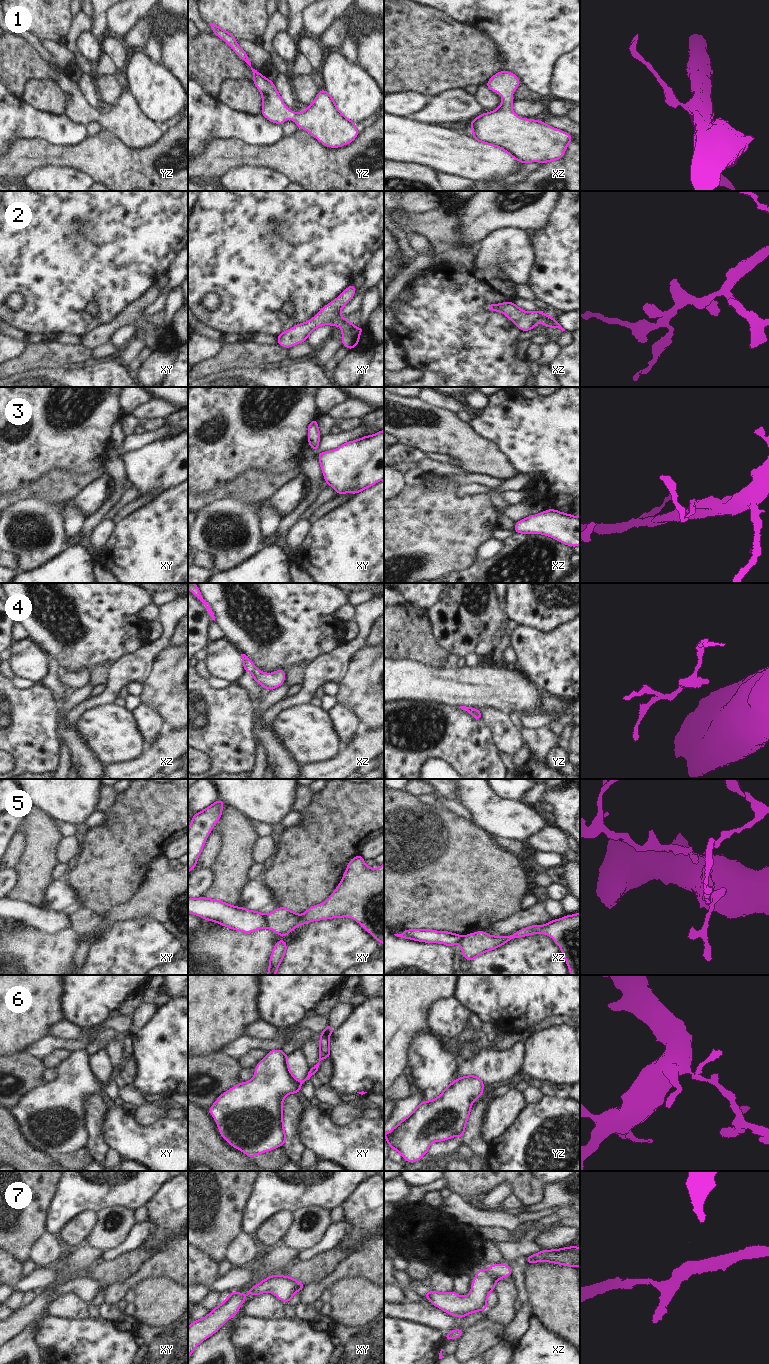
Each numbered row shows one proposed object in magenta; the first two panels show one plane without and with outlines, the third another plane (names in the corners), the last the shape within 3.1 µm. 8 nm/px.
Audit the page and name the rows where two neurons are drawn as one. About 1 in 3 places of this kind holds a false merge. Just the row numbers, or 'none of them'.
4, 5

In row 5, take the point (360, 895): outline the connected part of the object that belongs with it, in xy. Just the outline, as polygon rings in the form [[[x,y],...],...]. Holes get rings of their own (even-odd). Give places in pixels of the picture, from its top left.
[[[361,855],[355,856],[348,863],[341,882],[325,902],[312,906],[302,915],[281,906],[266,915],[266,928],[280,936],[286,936],[299,925],[340,917],[355,919],[384,945],[384,863],[378,869],[373,869],[364,864],[364,858]]]

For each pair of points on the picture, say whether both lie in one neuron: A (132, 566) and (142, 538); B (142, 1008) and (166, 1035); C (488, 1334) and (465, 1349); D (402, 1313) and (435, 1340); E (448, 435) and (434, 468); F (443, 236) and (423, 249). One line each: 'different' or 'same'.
A: same
B: different
C: same
D: different
E: different
F: different

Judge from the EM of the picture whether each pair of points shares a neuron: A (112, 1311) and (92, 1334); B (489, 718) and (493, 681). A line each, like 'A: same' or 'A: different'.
A: different
B: different

